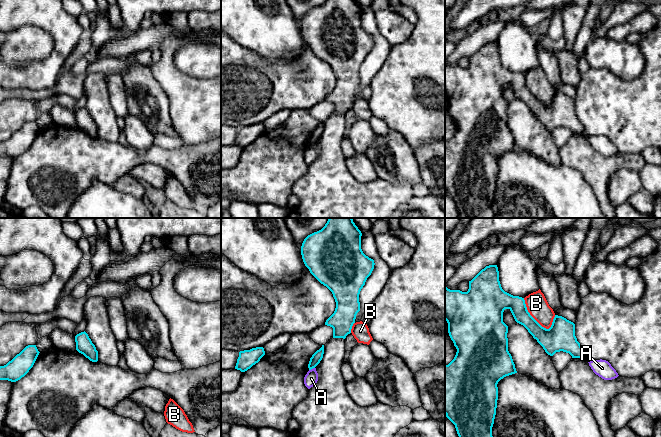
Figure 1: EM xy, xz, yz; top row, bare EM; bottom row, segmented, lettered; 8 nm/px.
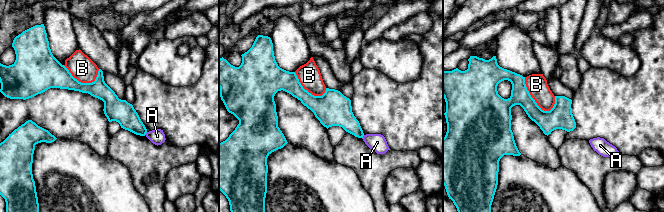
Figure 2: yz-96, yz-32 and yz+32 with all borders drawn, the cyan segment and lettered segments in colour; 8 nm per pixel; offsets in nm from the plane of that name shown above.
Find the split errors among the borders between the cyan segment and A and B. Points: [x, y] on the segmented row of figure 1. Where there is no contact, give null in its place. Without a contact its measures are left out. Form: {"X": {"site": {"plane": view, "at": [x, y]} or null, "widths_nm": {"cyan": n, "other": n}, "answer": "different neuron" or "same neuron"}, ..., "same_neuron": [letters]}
{"A": {"site": {"plane": "xz", "at": [311, 368]}, "widths_nm": {"cyan": 80, "other": 110}, "answer": "different neuron"}, "B": {"site": {"plane": "yz", "at": [530, 315]}, "widths_nm": {"cyan": 180, "other": 170}, "answer": "different neuron"}, "same_neuron": []}

